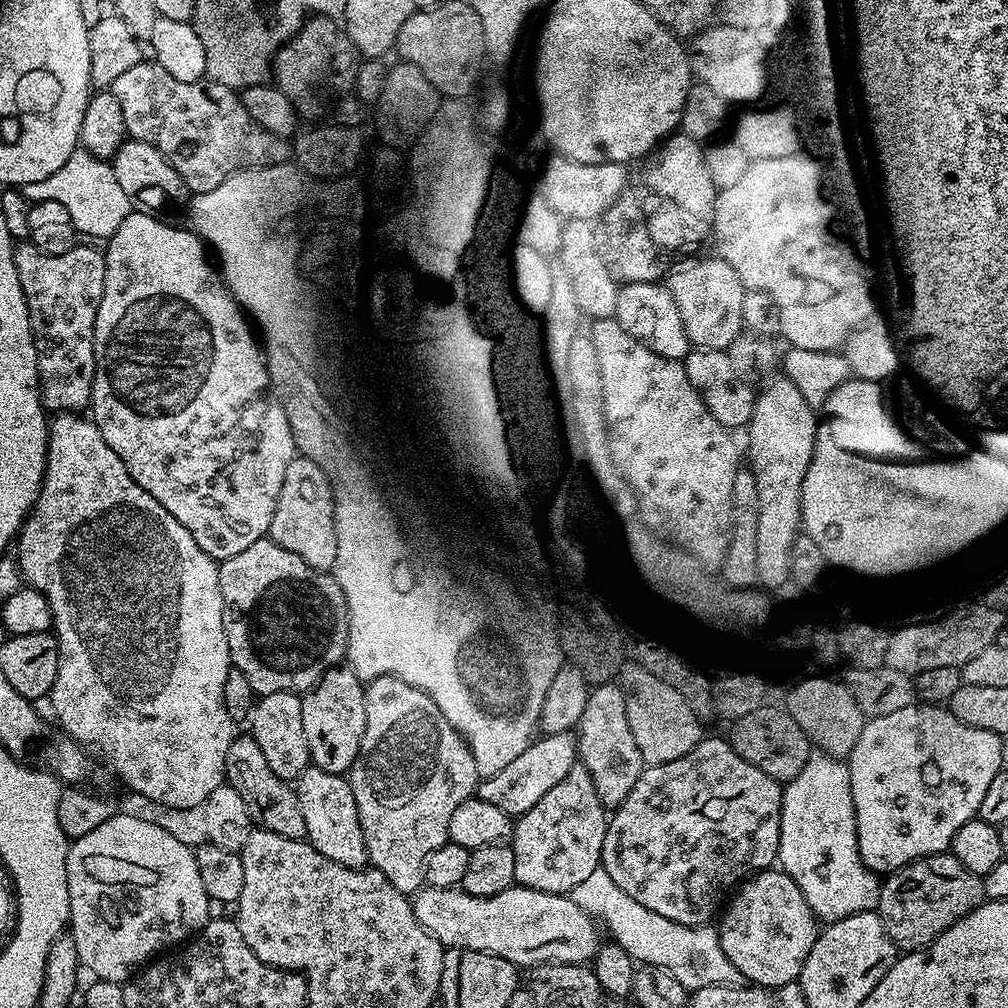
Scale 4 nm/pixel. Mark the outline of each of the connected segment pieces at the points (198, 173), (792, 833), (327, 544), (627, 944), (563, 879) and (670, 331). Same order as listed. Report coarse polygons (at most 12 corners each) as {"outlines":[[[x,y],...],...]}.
{"outlines":[[[155,63],[110,91],[189,193],[289,159],[235,99]],[[847,763],[783,789],[779,867],[817,921],[877,907]],[[297,455],[268,527],[316,574],[336,565],[331,485]],[[608,884],[609,937],[685,990],[735,988],[719,935],[646,910]],[[572,768],[515,821],[516,884],[575,893],[608,821]],[[663,283],[623,285],[614,319],[662,358],[690,351]]]}

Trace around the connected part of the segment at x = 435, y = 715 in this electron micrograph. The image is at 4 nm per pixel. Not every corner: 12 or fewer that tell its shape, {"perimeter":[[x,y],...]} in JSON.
{"perimeter":[[380,676],[346,779],[371,867],[425,887],[481,775],[424,692]]}

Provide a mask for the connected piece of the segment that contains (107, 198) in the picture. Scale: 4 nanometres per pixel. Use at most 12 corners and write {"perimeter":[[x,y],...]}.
{"perimeter":[[77,150],[25,200],[58,202],[77,233],[112,236],[126,197],[111,163]]}

